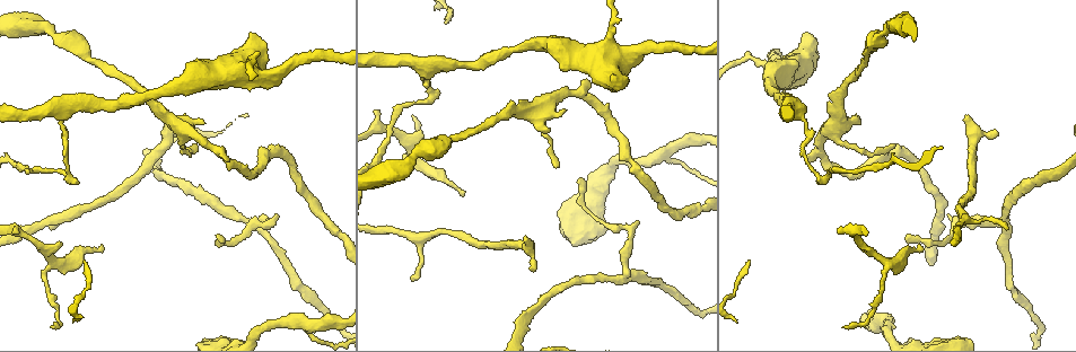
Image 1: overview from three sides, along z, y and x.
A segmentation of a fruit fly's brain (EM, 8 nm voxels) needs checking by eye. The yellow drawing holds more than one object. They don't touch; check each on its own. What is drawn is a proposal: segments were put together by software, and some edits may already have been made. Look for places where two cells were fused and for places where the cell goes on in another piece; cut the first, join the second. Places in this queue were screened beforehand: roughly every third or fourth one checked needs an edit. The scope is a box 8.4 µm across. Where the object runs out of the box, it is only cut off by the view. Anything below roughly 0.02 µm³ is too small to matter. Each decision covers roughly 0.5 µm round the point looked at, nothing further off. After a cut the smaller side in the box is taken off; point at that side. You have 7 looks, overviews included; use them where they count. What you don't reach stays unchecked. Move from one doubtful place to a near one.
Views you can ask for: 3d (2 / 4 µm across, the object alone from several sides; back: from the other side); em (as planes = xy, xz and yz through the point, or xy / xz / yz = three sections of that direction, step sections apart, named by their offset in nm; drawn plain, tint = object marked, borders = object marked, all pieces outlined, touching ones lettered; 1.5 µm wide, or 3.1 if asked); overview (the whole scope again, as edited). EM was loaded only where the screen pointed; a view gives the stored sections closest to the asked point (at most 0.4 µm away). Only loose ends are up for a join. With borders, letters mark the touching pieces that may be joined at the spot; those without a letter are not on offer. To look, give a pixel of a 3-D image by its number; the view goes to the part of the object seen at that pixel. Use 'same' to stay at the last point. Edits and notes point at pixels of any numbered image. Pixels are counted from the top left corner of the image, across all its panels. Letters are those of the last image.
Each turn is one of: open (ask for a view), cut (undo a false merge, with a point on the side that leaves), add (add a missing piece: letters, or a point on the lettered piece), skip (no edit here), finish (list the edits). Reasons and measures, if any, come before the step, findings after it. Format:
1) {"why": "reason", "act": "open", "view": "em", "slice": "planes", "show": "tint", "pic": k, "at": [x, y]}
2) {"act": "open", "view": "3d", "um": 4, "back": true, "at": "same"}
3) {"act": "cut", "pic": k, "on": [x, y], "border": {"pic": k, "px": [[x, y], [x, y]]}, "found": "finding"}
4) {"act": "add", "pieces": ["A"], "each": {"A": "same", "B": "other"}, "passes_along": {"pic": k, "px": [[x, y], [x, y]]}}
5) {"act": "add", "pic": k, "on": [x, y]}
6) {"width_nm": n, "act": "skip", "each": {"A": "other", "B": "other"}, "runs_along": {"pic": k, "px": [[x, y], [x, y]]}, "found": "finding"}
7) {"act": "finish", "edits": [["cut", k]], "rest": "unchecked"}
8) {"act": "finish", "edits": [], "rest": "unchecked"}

{"why": "sharp bend", "act": "open", "view": "em", "slice": "xy", "step": 4, "show": "tint", "pic": 1, "at": [625, 278]}

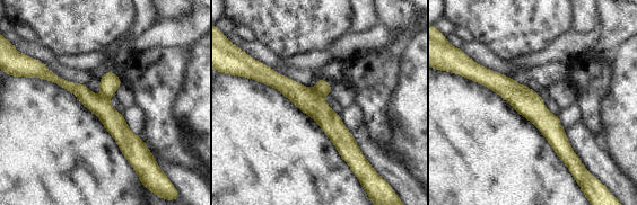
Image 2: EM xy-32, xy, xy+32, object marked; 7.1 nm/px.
{"why": "another direction", "act": "open", "view": "em", "slice": "planes", "show": "tint", "at": "same"}

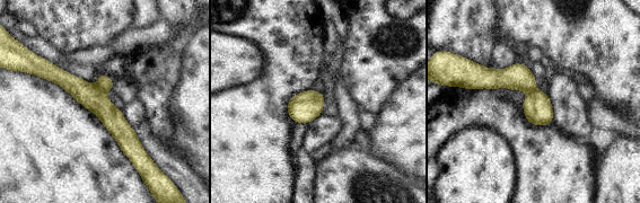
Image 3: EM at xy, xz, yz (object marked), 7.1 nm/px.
{"why": "what lies round it", "act": "open", "view": "em", "slice": "planes", "show": "borders", "at": "same"}

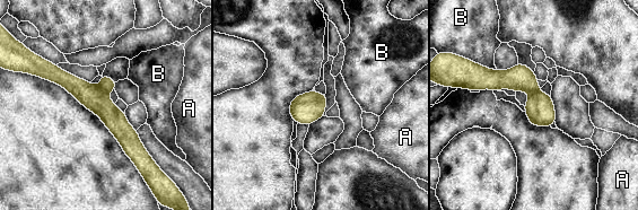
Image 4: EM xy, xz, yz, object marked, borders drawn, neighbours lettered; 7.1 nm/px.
{"width_nm": 190, "act": "cut", "pic": 4, "on": [107, 85], "each": {"A": "other", "B": "other"}, "border": {"pic": 4, "px": [[99, 87], [107, 94]]}, "found": "a second cell is stuck on"}

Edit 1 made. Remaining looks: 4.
{"why": "thin end", "act": "open", "view": "em", "slice": "planes", "show": "borders", "pic": 1, "at": [50, 229]}

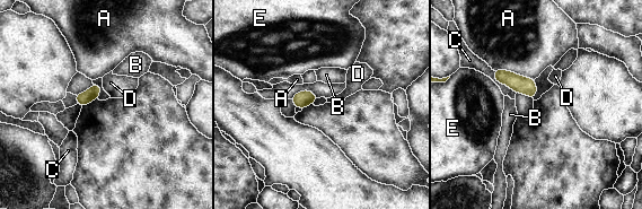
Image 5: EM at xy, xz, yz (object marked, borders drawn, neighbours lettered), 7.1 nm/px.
{"longest_contact_nm": ["A", 300], "act": "skip", "each": {"A": "other", "B": "other", "C": "other", "D": "other", "E": "other"}, "border": {"pic": 5, "px": [[493, 69], [506, 69], [534, 79]]}, "found": "none of them fits"}

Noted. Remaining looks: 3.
{"why": "branch stops here", "act": "open", "view": "3d", "um": 2, "pic": 1, "at": [556, 165]}

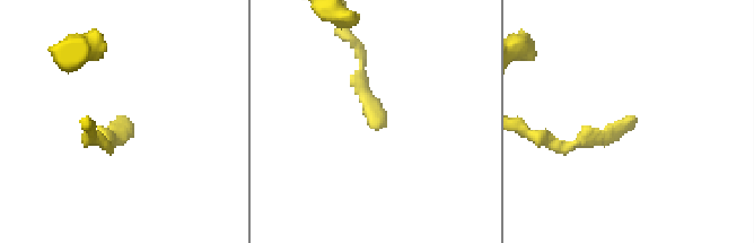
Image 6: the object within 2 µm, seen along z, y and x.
{"act": "open", "view": "em", "slice": "planes", "show": "borders", "pic": 6, "at": [129, 118]}

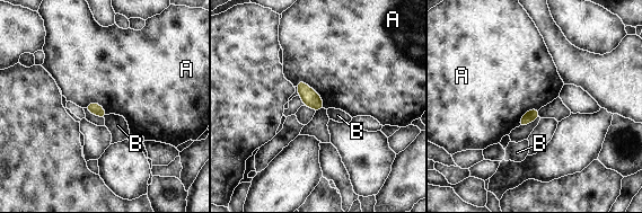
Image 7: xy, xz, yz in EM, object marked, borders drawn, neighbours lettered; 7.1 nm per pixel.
{"act": "skip", "each": {"A": "other", "B": "other"}, "border": {"pic": 7, "px": [[297, 79], [319, 95], [324, 107]]}, "found": "none of them fits"}

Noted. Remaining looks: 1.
{"act": "finish", "edits": [["cut", 4]], "rest": "unchecked"}

